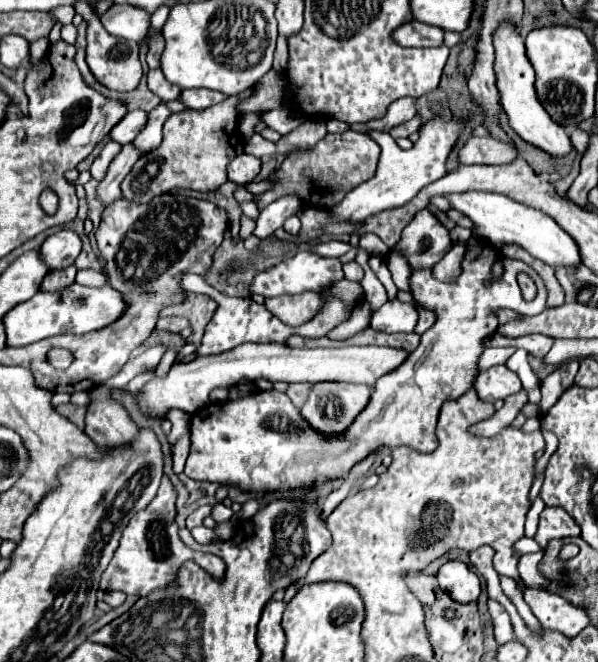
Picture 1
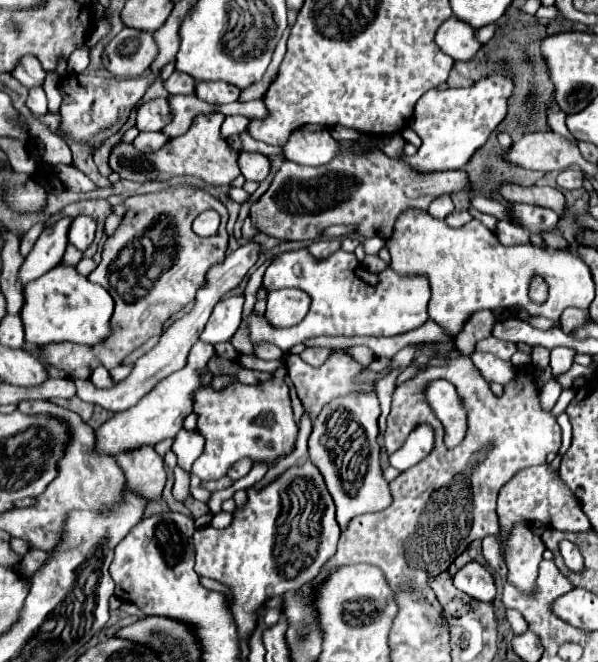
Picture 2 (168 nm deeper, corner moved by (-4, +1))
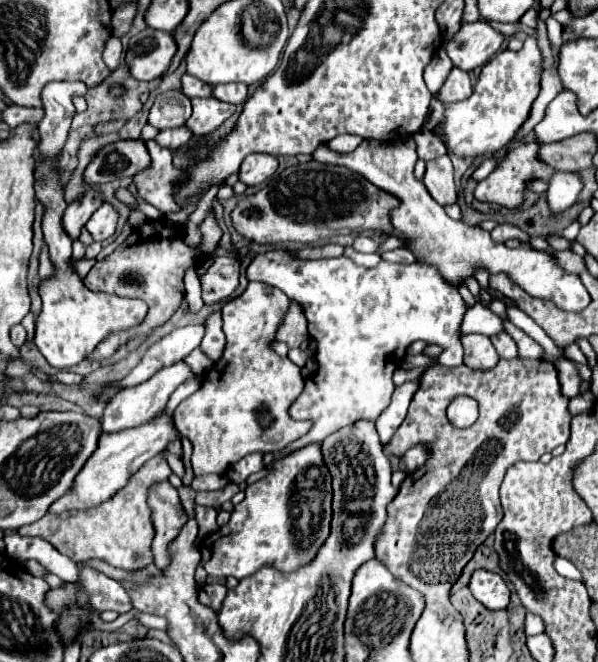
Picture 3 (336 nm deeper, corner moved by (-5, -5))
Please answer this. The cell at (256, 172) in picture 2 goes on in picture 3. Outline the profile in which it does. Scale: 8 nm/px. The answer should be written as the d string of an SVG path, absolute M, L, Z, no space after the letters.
M253 153L247 155L239 169L239 181L243 181L249 187L261 185L265 179L269 179L277 169L277 159L273 155L265 153Z

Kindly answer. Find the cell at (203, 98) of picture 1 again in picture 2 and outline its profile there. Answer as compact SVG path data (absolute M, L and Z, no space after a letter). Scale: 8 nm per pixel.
M204 81L196 85L196 95L206 103L232 103L238 99L240 89L226 81Z

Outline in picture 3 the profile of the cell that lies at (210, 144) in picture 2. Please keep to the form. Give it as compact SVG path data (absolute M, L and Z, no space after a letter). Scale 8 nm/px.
M123 139L105 145L85 171L87 183L109 183L133 177L151 165L149 151L141 139Z

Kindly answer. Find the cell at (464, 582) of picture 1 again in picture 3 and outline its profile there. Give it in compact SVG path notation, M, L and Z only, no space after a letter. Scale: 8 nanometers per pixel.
M477 569L471 575L469 589L471 589L473 597L479 603L483 603L487 609L505 609L509 605L511 591L499 573Z

